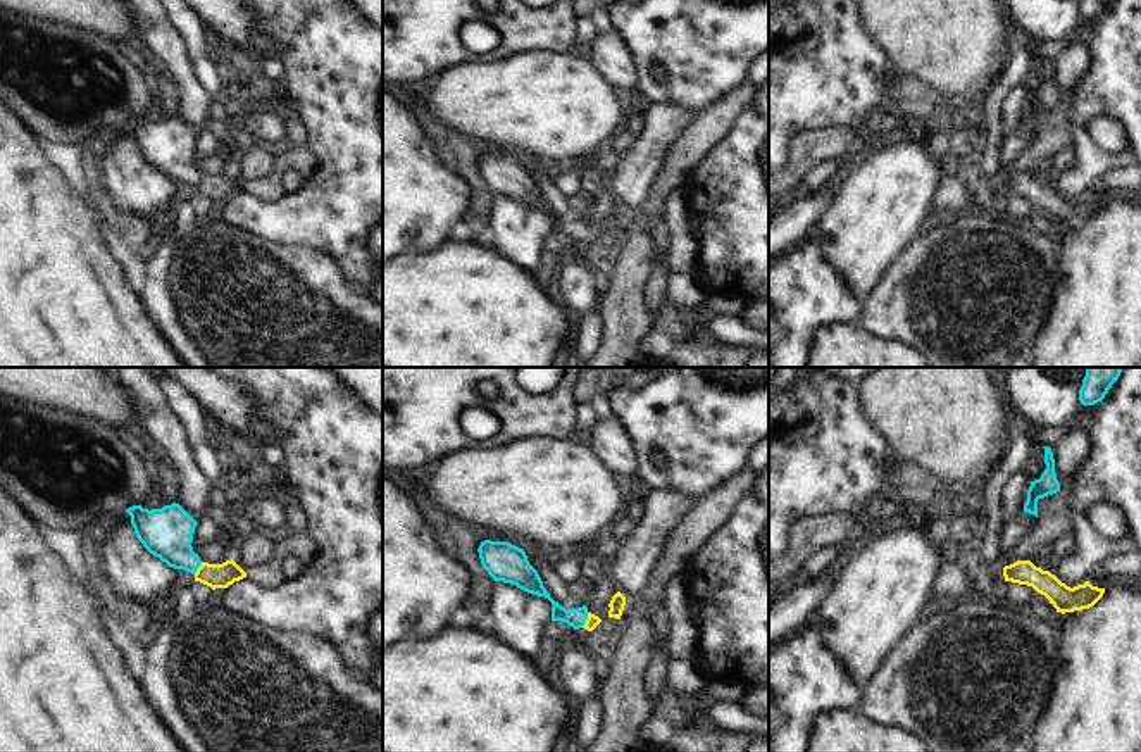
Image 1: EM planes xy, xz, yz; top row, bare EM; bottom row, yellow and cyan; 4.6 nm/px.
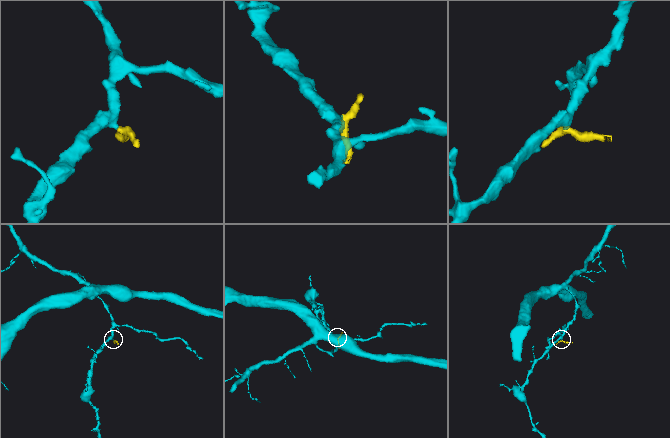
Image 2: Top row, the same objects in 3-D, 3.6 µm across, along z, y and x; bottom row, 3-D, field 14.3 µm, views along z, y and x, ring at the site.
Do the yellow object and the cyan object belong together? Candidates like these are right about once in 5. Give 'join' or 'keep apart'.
join

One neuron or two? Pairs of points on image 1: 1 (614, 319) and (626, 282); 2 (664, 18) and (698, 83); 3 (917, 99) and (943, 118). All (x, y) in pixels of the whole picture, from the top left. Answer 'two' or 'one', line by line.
1: one
2: one
3: one

